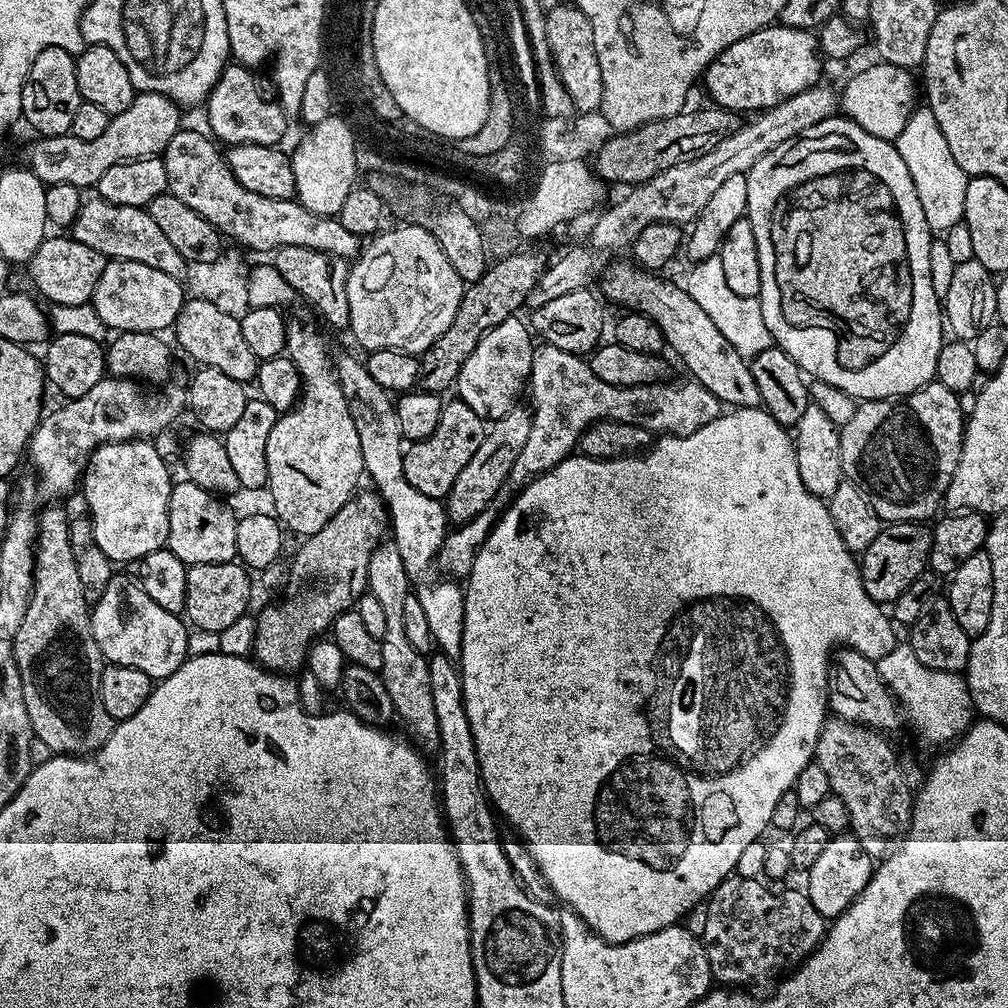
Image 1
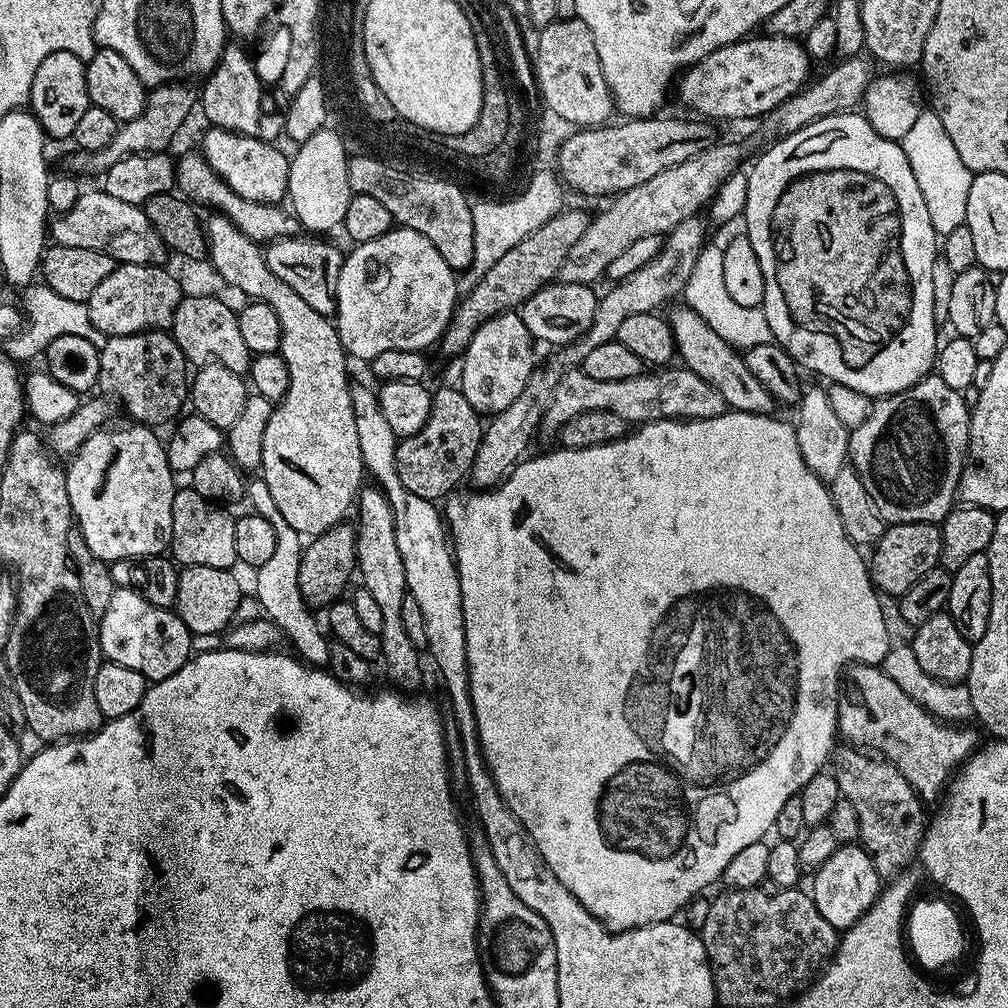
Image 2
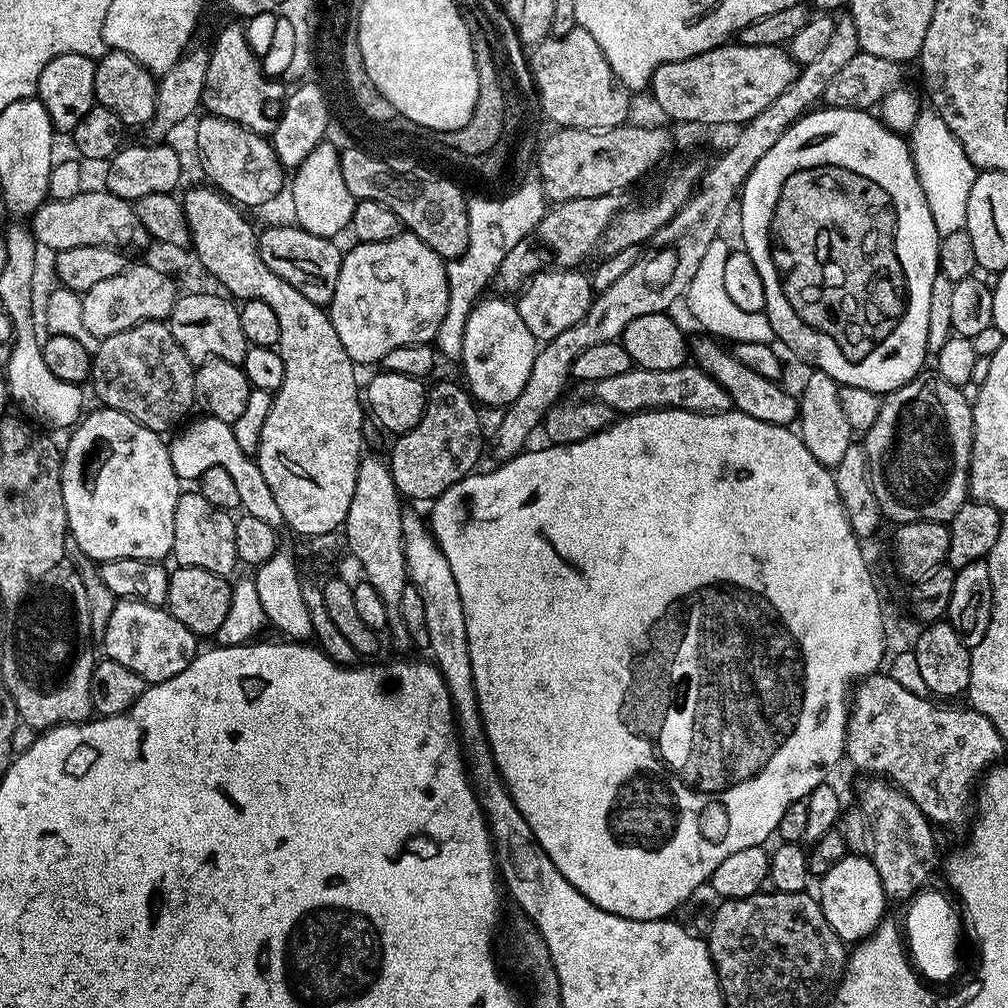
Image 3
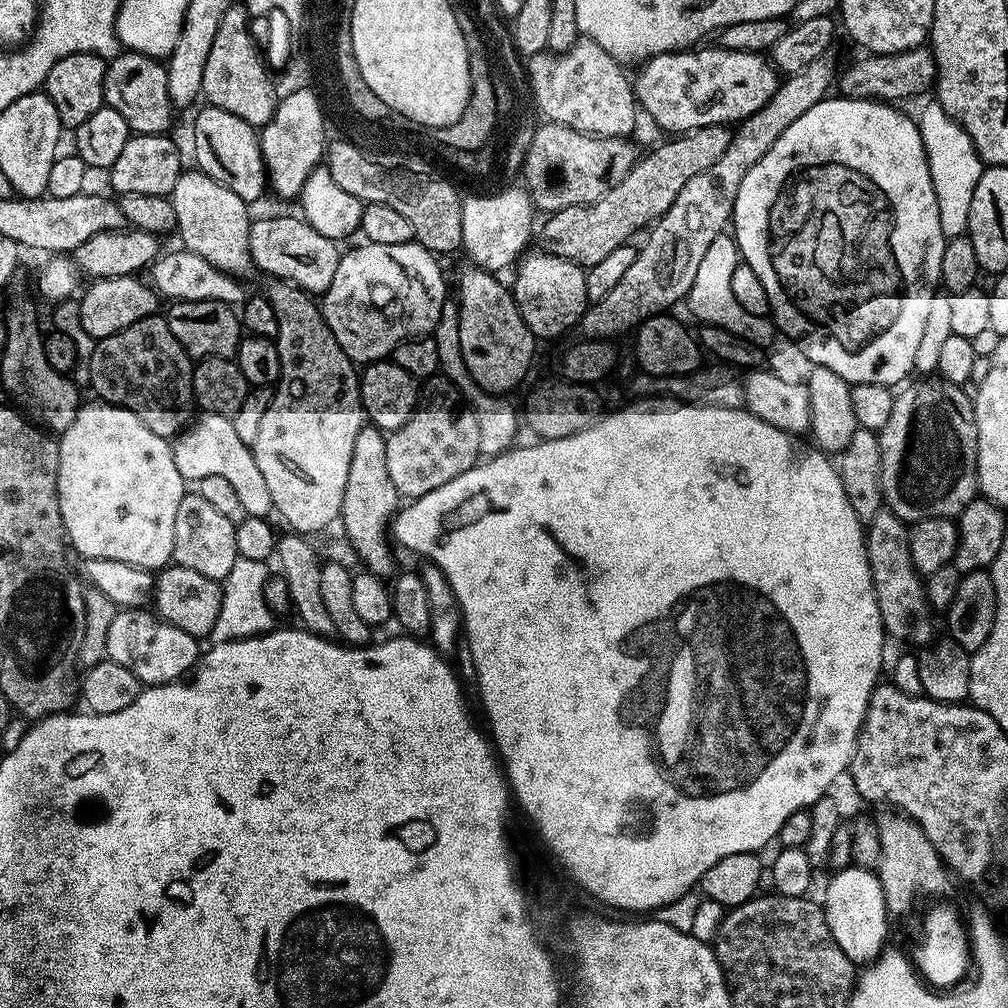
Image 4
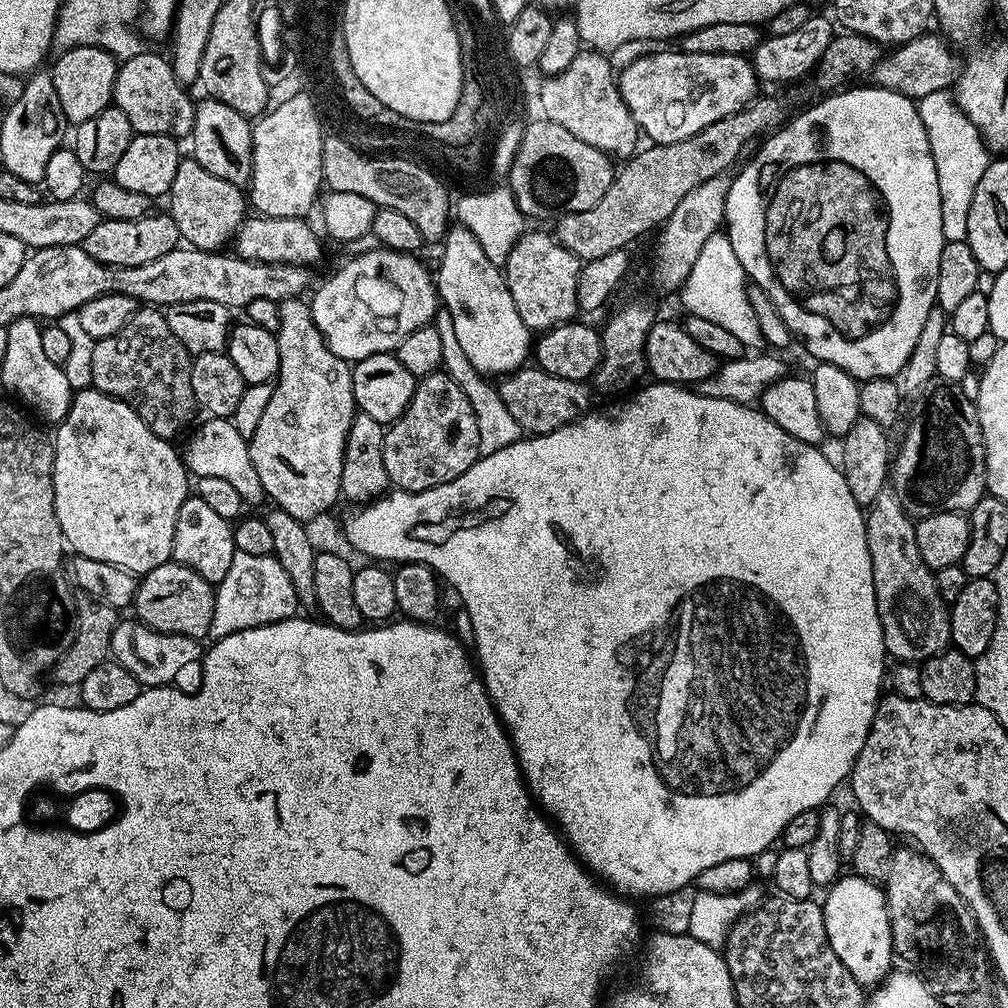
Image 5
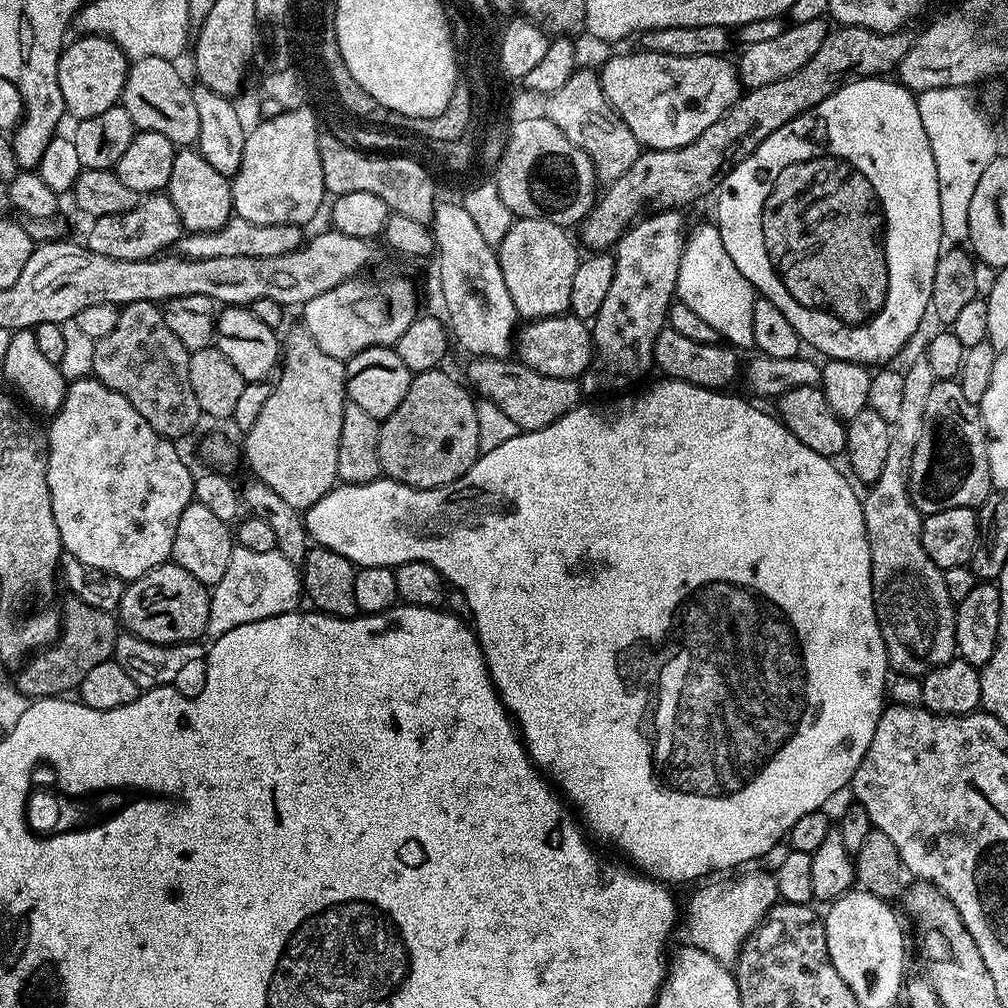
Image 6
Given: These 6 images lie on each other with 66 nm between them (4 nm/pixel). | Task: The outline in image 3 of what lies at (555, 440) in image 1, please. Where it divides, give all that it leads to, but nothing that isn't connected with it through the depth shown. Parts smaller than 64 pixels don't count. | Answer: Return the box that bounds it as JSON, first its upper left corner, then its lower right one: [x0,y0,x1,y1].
[584,362,733,414]

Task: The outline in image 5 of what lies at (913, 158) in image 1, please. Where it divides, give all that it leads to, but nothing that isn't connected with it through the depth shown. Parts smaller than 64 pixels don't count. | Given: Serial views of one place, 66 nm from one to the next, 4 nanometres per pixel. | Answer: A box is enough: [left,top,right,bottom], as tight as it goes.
[918,91,990,241]

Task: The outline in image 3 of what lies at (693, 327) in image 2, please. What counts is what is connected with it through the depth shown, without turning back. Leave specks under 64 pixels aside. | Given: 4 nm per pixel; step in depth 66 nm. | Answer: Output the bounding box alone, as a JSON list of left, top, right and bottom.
[690,334,798,426]

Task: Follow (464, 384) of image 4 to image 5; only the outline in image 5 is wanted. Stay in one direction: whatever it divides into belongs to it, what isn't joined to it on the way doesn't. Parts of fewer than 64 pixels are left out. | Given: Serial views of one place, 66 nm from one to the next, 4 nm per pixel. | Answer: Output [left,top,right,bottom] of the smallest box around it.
[434,310,522,456]

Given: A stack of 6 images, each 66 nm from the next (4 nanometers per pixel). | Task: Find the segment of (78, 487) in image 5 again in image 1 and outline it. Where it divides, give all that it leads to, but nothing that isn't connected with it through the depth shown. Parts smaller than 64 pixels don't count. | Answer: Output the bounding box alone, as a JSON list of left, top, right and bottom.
[82,438,173,562]

